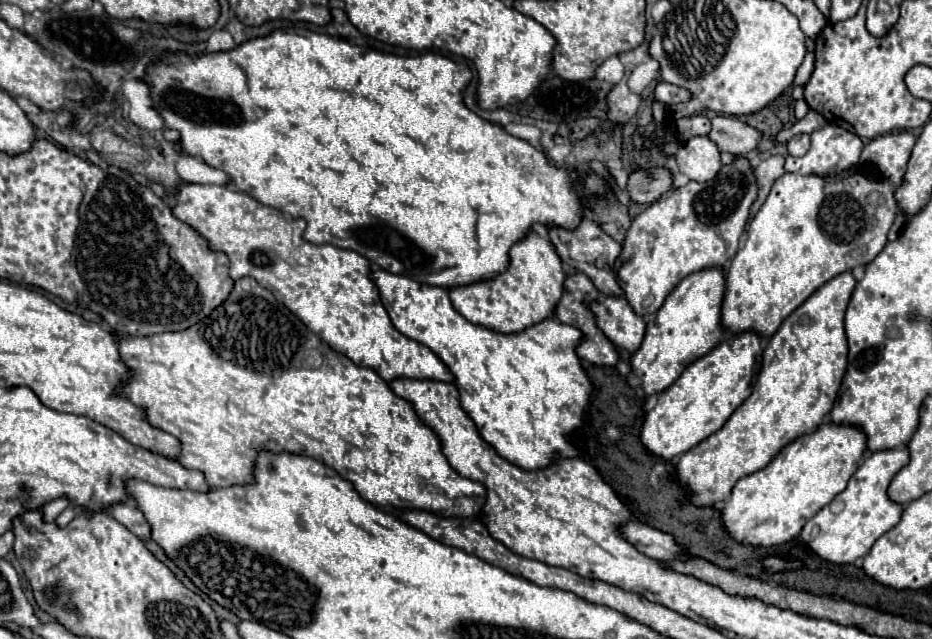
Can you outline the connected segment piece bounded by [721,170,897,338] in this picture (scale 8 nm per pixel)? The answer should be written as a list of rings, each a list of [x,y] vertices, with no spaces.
[[[851,170],[849,176],[841,180],[783,174],[773,184],[765,204],[751,220],[747,242],[739,248],[727,270],[725,300],[721,308],[723,328],[733,330],[735,334],[753,332],[757,336],[771,338],[783,320],[819,286],[857,266],[867,266],[881,252],[887,244],[887,232],[895,220],[895,212],[897,204],[893,200],[893,186],[887,182],[867,180],[857,170]]]

